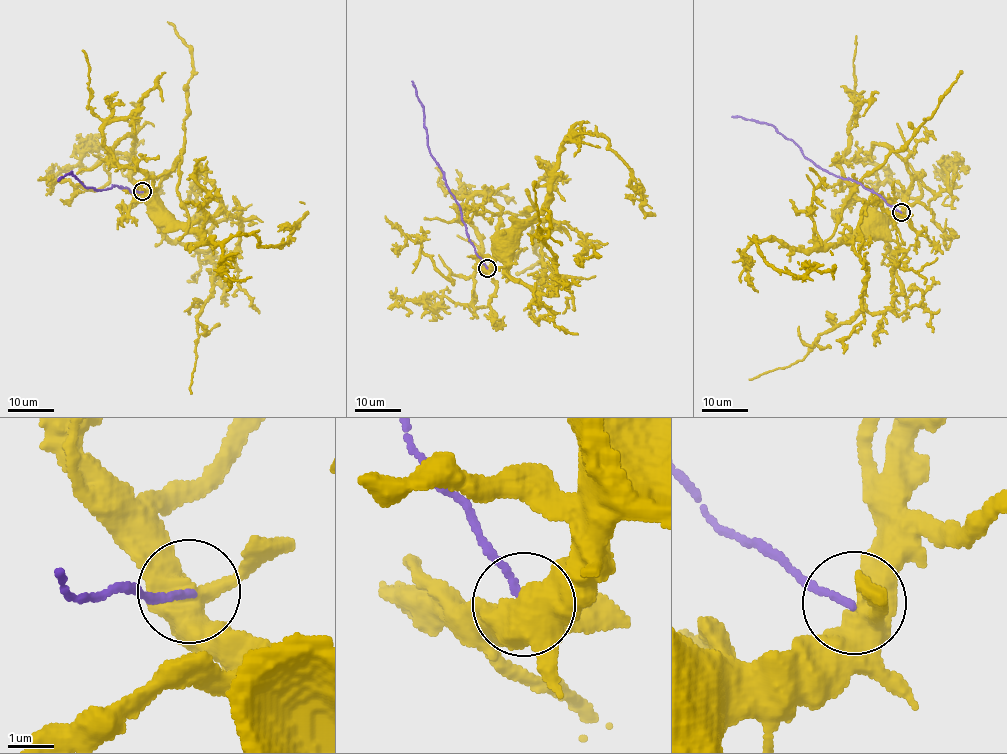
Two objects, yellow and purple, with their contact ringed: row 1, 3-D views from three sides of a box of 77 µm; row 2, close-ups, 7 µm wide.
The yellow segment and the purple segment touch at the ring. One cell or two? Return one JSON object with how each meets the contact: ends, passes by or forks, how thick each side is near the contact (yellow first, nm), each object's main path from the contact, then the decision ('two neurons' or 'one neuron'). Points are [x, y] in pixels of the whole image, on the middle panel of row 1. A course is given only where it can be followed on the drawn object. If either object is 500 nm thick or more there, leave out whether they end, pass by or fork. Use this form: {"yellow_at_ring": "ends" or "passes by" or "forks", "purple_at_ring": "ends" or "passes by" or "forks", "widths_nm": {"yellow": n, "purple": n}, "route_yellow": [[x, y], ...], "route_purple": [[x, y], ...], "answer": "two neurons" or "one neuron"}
{"widths_nm": {"yellow": 550, "purple": 140}, "route_yellow": [[487, 268], [491, 264], [493, 243], [501, 238]], "route_purple": [[487, 268], [470, 241], [460, 207], [450, 192], [444, 174], [429, 150], [424, 106], [412, 80]], "answer": "two neurons"}

